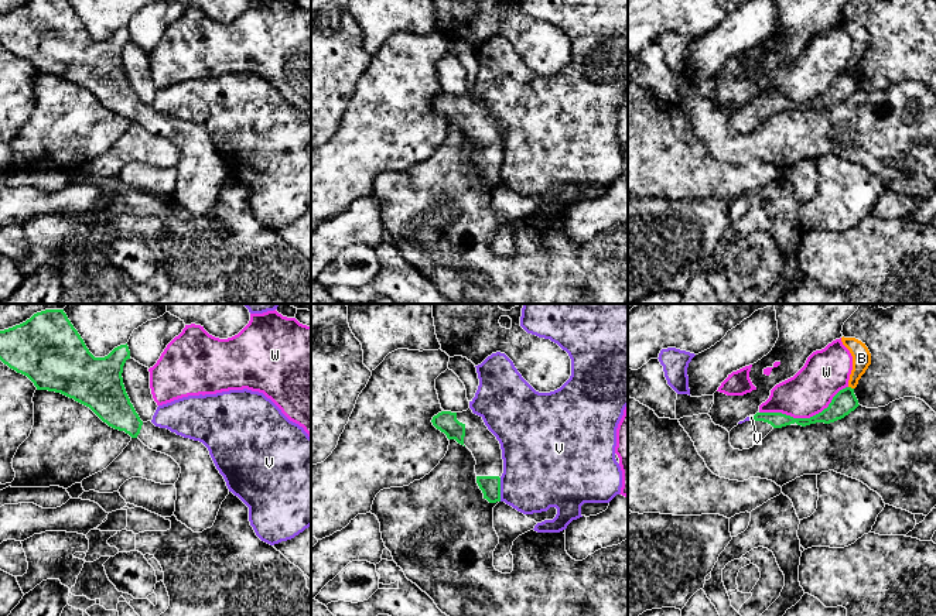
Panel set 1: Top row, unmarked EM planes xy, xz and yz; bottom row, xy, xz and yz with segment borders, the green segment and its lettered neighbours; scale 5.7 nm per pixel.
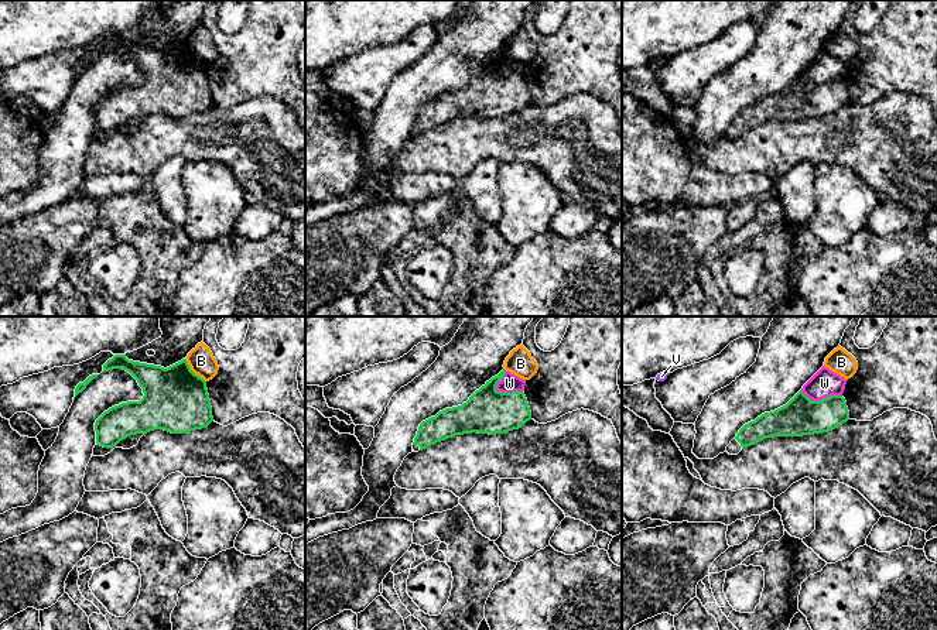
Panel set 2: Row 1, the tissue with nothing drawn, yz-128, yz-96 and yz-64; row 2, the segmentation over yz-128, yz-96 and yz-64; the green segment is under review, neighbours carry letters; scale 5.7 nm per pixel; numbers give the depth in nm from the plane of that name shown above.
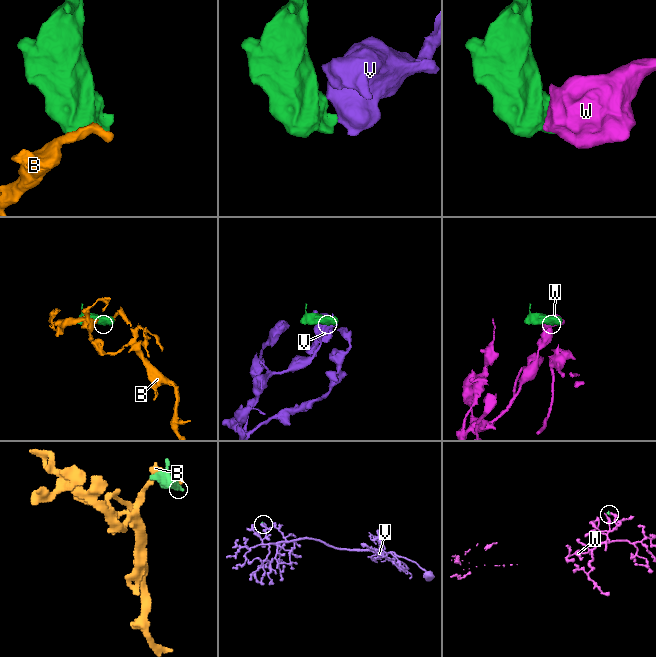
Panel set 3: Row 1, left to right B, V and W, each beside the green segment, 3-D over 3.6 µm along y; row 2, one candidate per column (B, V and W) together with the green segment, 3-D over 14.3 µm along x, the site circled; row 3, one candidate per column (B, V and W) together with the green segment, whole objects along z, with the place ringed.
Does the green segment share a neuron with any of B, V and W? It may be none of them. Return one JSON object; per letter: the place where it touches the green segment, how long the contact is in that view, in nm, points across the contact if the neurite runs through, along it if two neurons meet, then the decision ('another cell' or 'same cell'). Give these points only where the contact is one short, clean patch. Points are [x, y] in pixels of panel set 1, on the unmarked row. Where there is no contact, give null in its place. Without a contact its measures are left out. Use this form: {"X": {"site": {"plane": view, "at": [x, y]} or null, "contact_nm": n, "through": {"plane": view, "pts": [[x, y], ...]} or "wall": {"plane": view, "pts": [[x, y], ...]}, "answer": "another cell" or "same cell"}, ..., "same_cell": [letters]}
{"B": {"site": {"plane": "yz", "at": [850, 71]}, "contact_nm": 40, "answer": "another cell"}, "V": {"site": {"plane": "xz", "at": [499, 173]}, "contact_nm": 140, "answer": "another cell"}, "W": {"site": {"plane": "yz", "at": [805, 102]}, "contact_nm": 550, "answer": "another cell"}, "same_cell": []}

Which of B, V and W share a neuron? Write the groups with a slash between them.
B / V / W

